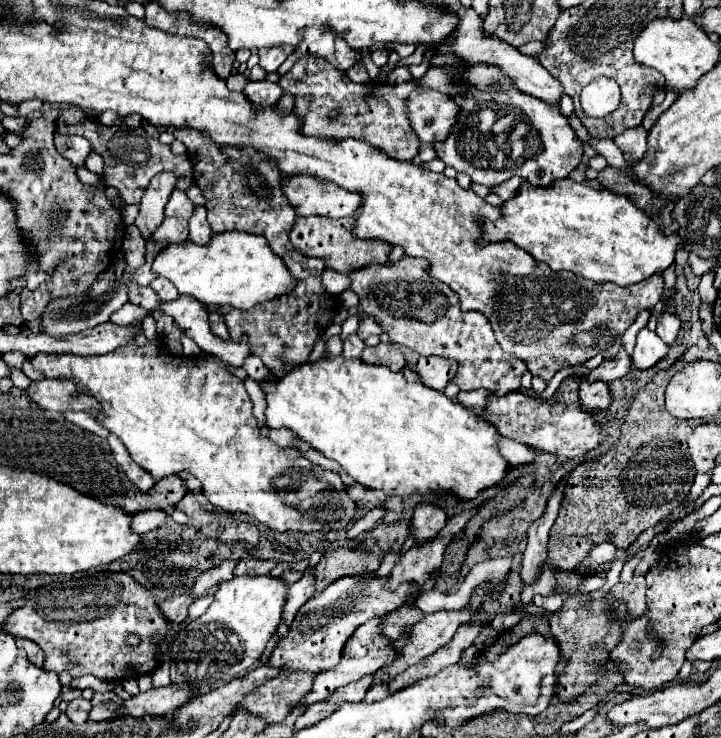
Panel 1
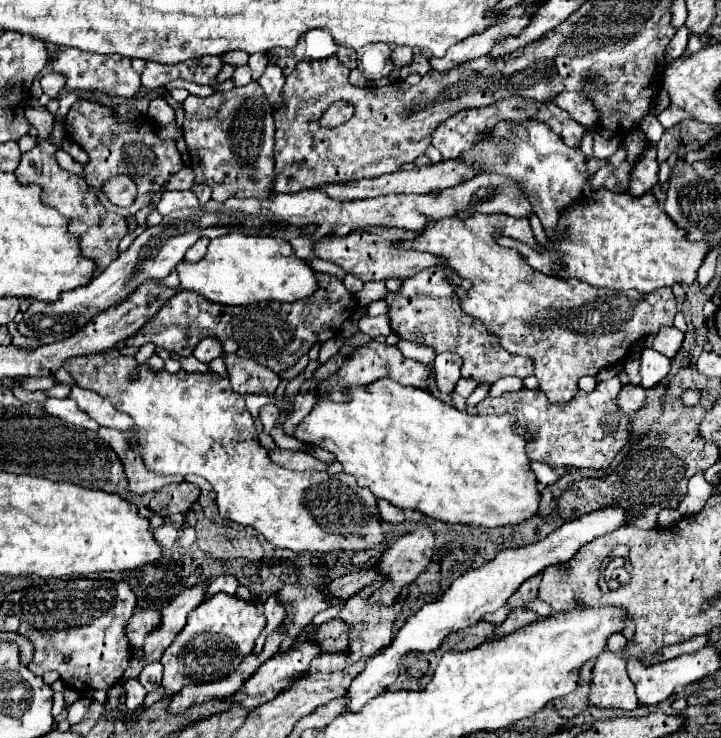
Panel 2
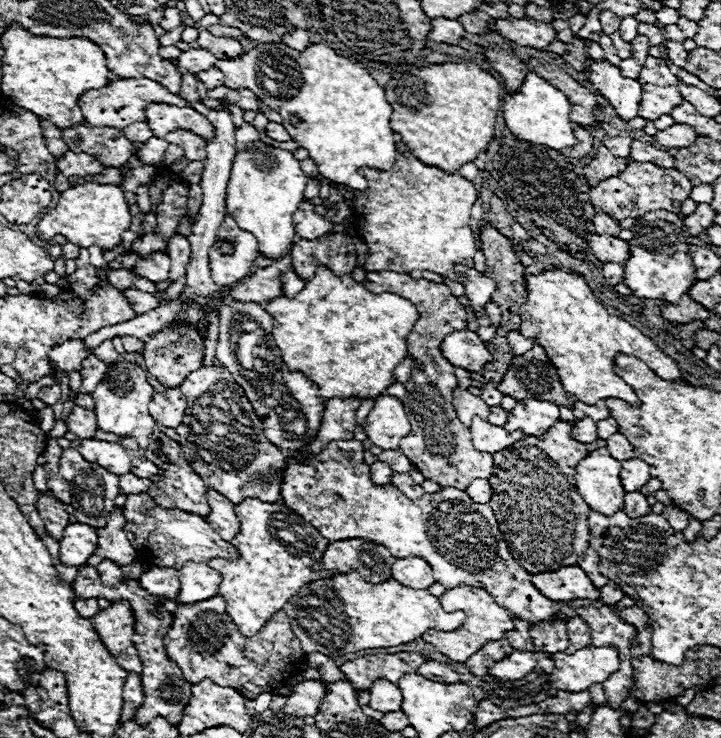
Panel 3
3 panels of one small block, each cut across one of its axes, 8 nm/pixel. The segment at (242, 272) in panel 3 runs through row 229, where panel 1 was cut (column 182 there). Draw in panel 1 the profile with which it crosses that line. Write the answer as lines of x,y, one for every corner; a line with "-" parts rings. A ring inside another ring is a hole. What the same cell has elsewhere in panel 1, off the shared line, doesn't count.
166,218
158,232
154,232
154,236
146,242
146,250
162,250
164,244
168,242
182,242
188,238
188,224
186,220
180,218

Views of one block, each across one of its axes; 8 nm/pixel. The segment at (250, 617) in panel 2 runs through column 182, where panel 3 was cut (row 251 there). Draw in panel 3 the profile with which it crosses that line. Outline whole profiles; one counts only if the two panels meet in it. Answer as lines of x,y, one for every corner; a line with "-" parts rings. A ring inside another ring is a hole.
666,210
646,212
636,218
632,232
632,256
628,256
624,264
624,284
638,298
656,298
664,302
676,304
680,296
688,292
688,288
696,282
692,260
688,258
688,242
684,236
684,216
674,214
672,222
664,216

